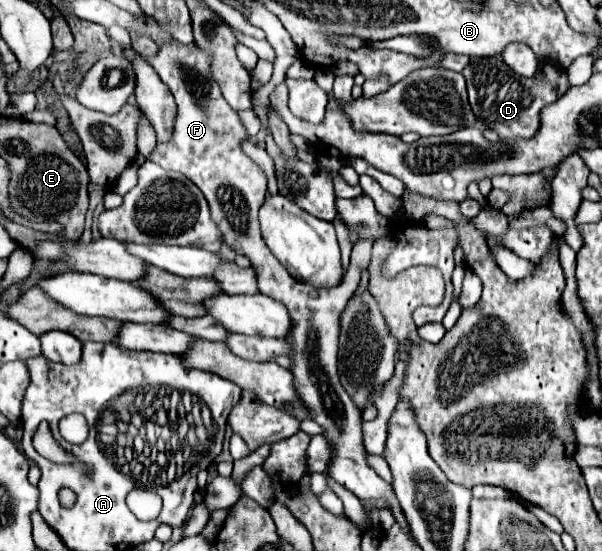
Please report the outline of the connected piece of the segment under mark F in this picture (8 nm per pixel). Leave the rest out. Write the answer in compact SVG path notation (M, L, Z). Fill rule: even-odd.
M177 40L161 44L155 58L155 72L169 86L177 102L177 120L173 140L169 144L157 144L151 160L163 166L165 170L179 170L193 184L199 186L211 208L211 220L217 224L221 238L237 254L243 254L251 260L251 266L257 274L257 288L261 294L285 304L291 330L287 342L291 346L291 374L293 386L297 390L303 406L309 406L311 418L323 428L323 436L331 446L329 476L351 490L359 500L381 498L393 500L393 516L399 524L405 524L401 508L397 508L397 498L389 486L377 476L377 472L367 464L367 452L363 446L361 432L361 410L345 392L337 374L337 348L339 348L339 330L341 330L341 312L345 310L349 298L353 296L359 284L361 268L367 268L373 240L357 240L353 250L355 258L347 270L345 282L333 288L315 288L307 282L295 280L287 268L275 260L273 252L261 238L257 212L267 194L267 176L265 172L243 152L243 142L249 138L239 114L229 108L221 96L219 84L211 74L211 56L207 50L199 48L195 42L181 44Z

